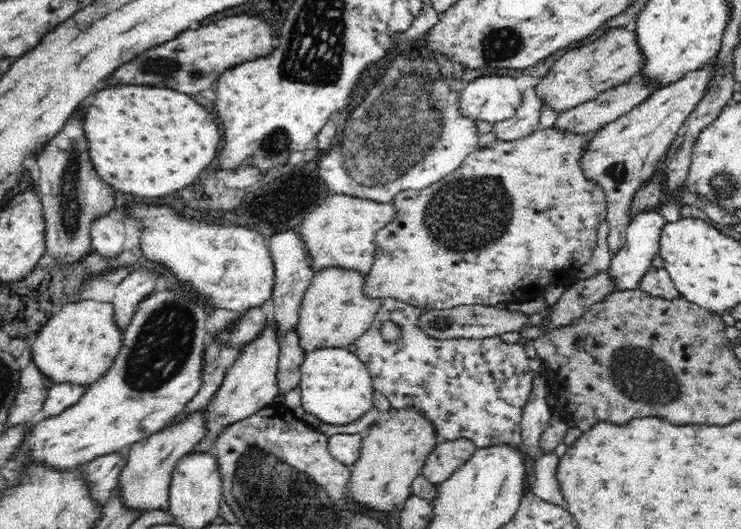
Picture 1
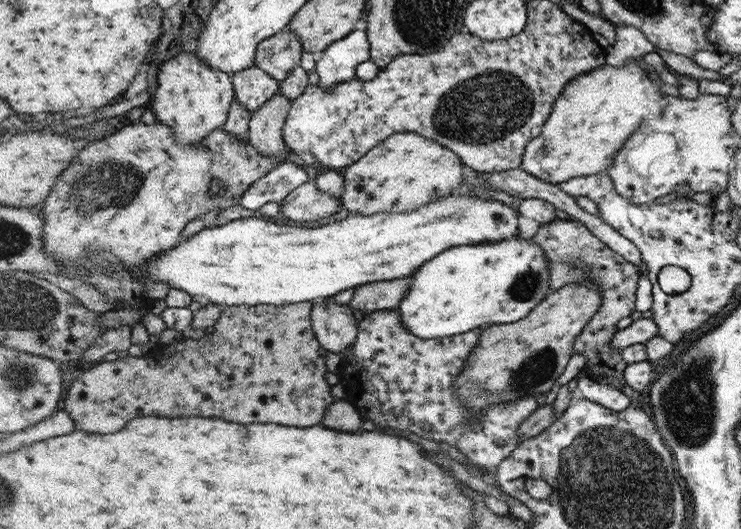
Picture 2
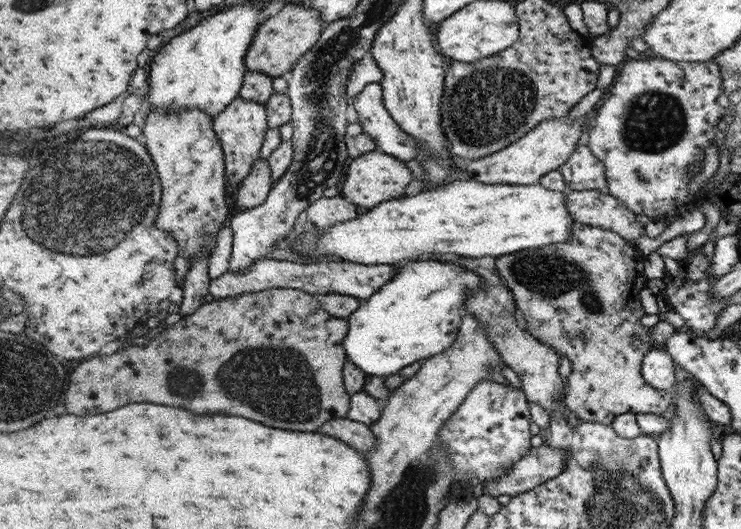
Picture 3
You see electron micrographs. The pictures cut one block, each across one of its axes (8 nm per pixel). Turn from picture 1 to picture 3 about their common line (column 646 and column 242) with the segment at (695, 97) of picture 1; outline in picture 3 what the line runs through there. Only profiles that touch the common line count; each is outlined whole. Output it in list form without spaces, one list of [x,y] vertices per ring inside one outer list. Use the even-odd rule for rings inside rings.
[[[238,96],[226,109],[215,118],[215,129],[223,141],[224,156],[226,157],[226,169],[228,192],[232,188],[240,186],[254,167],[255,160],[262,151],[264,139],[270,125],[267,121],[267,107],[253,100],[244,100]]]

